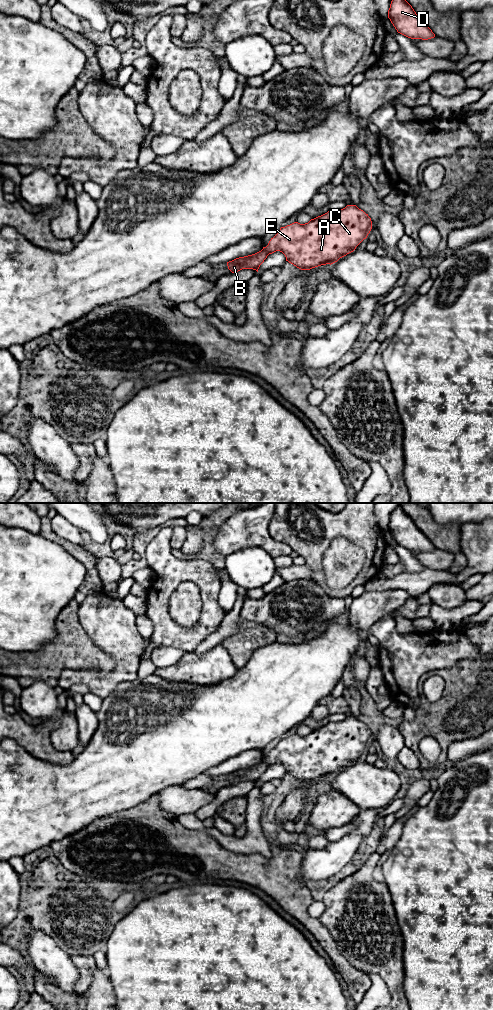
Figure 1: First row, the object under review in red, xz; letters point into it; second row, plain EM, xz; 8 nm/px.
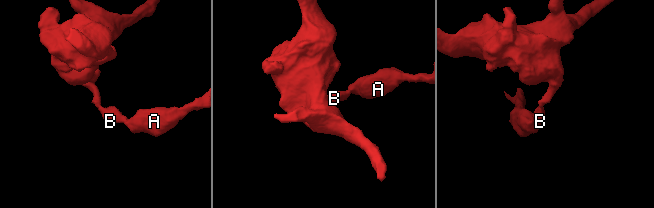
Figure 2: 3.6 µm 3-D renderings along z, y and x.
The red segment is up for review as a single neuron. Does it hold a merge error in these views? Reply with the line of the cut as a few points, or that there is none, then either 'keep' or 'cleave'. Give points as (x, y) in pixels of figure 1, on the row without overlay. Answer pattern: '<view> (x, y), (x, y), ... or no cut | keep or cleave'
xz (262, 761), (268, 766) | cleave

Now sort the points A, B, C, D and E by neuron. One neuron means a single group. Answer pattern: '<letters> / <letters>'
A C D E / B

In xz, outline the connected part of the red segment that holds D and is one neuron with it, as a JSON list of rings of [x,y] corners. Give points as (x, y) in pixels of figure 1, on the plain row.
[[[401,506],[392,511],[388,530],[397,544],[408,550],[428,552],[435,549],[432,542],[418,529]]]

